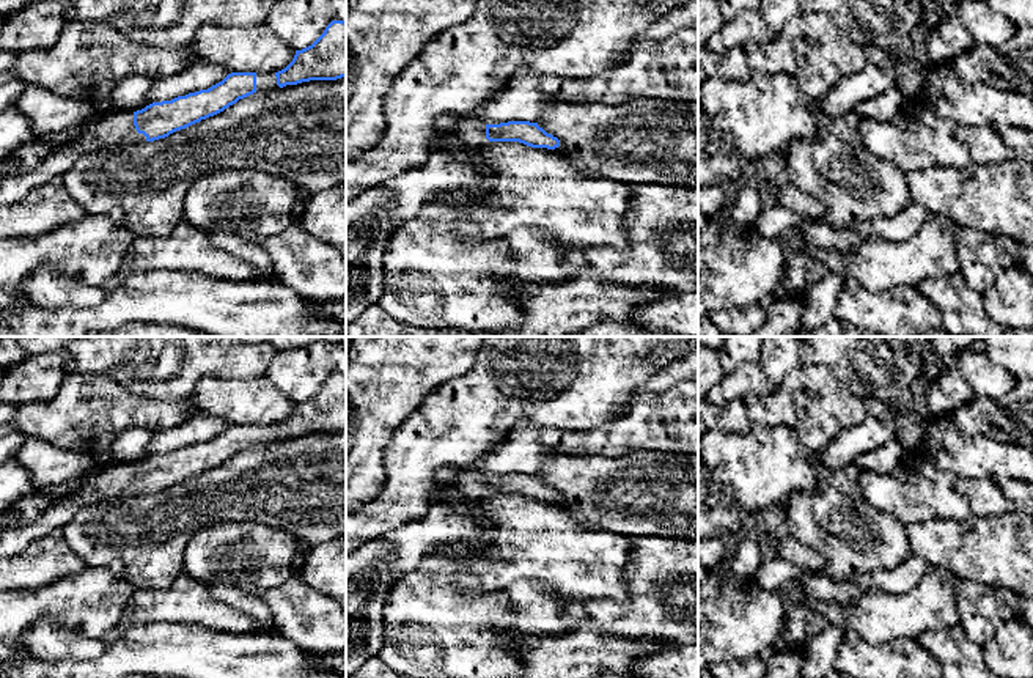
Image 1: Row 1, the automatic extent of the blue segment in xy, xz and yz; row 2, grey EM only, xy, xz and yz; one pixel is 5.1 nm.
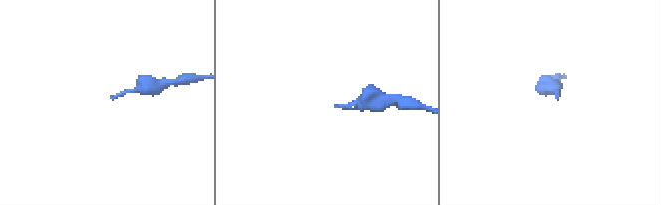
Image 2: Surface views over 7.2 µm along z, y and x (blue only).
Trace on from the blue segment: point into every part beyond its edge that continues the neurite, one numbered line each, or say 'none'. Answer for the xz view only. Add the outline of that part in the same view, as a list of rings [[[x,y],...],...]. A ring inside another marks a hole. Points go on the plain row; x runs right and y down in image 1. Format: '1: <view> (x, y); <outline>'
1: xz (469, 482); [[[478,466],[472,467],[442,467],[436,472],[436,481],[442,491],[453,491],[467,500],[486,499],[486,475]]]

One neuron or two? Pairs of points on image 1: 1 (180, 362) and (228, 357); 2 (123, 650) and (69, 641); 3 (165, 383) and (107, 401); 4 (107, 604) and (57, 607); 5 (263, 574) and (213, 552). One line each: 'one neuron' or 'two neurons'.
1: one neuron
2: two neurons
3: two neurons
4: one neuron
5: one neuron

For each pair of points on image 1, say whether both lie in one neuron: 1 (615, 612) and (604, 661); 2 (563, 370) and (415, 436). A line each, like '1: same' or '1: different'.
1: different
2: same

